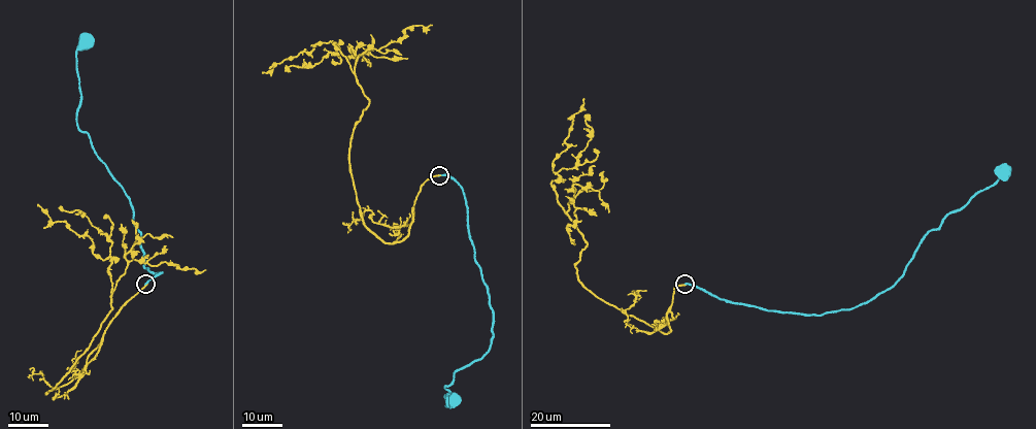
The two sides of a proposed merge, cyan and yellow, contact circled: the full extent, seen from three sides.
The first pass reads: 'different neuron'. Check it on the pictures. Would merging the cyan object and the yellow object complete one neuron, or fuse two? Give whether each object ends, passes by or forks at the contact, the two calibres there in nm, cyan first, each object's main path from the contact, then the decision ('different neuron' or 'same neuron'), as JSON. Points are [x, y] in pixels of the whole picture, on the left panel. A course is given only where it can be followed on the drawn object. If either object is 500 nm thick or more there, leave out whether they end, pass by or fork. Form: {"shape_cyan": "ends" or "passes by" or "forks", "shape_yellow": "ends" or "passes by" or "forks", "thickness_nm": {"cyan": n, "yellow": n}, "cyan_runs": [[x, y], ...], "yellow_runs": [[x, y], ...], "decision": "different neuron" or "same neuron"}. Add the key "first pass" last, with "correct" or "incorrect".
{"shape_cyan": "ends", "shape_yellow": "ends", "thickness_nm": {"cyan": 280, "yellow": 200}, "cyan_runs": [[146, 284], [162, 272], [143, 265], [141, 235], [125, 192], [77, 127], [81, 95], [75, 58], [85, 42]], "yellow_runs": [[146, 284], [107, 328], [97, 356], [47, 394], [112, 308], [111, 262], [37, 204]], "decision": "different neuron", "first pass": "correct"}

